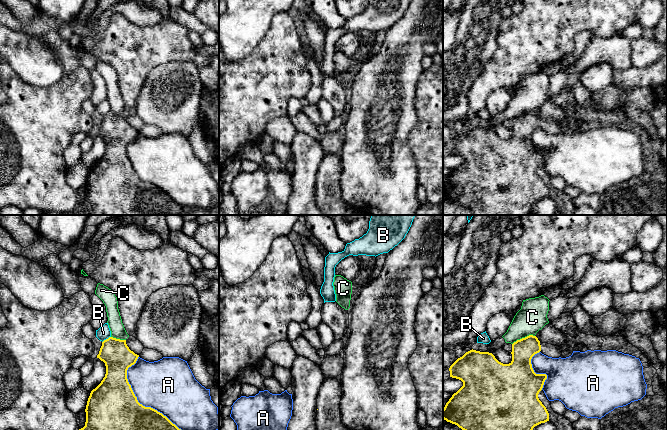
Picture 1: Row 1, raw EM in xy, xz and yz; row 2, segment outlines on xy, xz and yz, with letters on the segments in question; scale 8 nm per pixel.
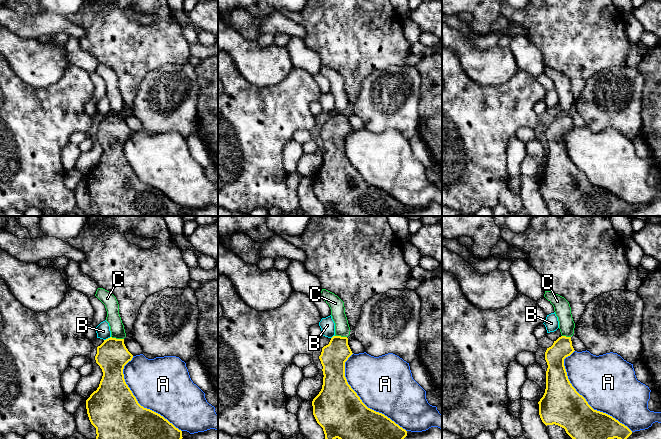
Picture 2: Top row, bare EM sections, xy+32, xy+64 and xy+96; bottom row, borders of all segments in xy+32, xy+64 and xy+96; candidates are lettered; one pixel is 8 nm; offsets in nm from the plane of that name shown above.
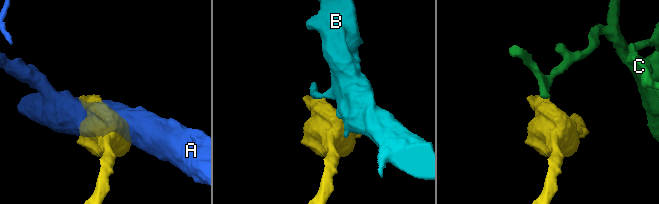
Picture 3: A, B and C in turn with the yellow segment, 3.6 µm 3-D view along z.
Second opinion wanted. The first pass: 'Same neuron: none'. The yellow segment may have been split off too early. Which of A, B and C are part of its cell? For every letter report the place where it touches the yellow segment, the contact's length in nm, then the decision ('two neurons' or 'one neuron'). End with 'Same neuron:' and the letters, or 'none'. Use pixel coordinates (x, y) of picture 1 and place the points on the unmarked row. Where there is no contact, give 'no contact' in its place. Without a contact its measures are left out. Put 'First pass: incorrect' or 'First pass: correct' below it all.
A: xy (137, 176) | 700 nm | two neurons
B: xy (106, 115) | 90 nm | two neurons
C: yz (523, 114) | 200 nm | two neurons
Same neuron: none
First pass: correct

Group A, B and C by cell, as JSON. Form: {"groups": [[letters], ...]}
{"groups": [["A"], ["B"], ["C"]]}

